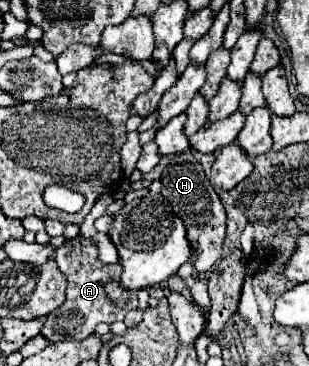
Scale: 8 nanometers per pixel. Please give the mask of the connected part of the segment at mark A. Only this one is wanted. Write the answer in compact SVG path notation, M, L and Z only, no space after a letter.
M76 236L72 240L66 240L60 248L54 252L54 260L58 262L58 268L66 276L68 288L66 288L66 300L64 304L48 314L44 318L40 334L50 340L50 342L64 342L64 340L76 340L82 342L88 338L96 324L100 322L116 322L124 320L124 316L132 310L138 308L138 298L134 292L124 290L120 286L120 266L108 266L98 260L96 246L92 240Z

